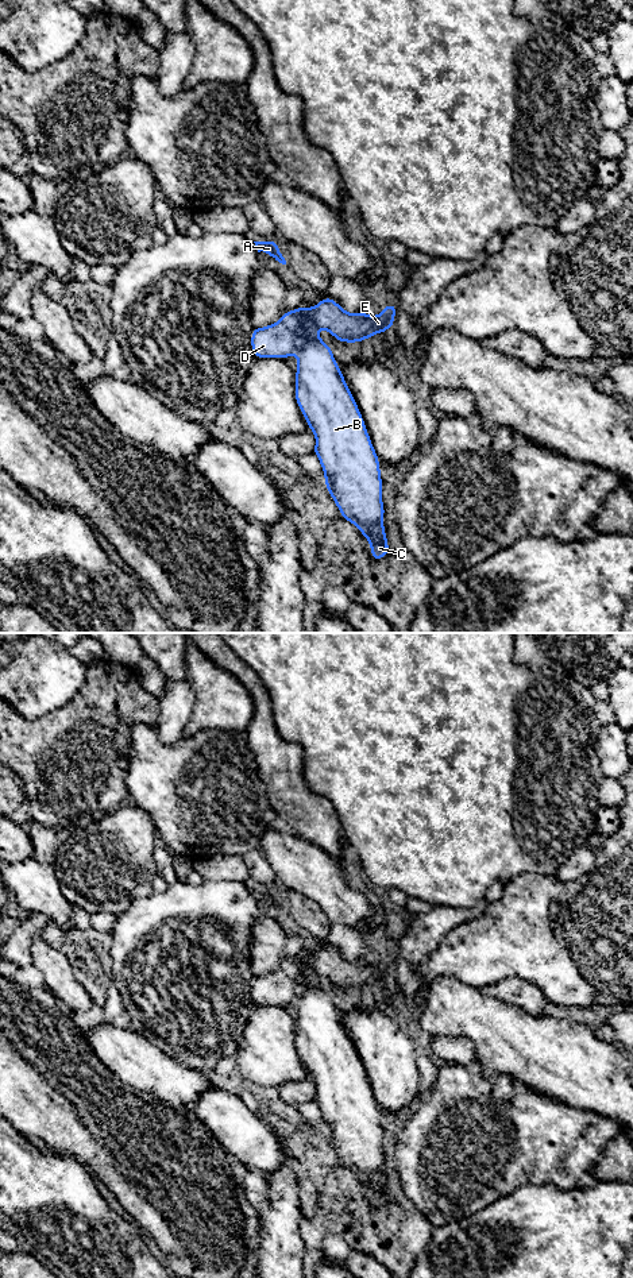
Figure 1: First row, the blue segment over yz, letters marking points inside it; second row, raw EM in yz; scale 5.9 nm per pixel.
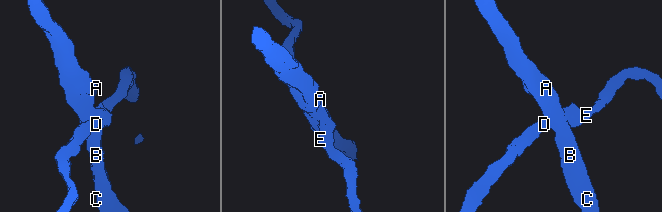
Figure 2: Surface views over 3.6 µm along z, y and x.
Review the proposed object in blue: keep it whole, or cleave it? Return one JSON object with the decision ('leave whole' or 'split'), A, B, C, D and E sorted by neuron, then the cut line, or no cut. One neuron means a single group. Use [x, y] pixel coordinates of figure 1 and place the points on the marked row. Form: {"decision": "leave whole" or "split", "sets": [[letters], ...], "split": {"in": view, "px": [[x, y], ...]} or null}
{"decision": "split", "sets": [["A", "B", "C"], ["D", "E"]], "split": {"in": "yz", "px": [[316, 329], [309, 329], [305, 334], [294, 352]]}}

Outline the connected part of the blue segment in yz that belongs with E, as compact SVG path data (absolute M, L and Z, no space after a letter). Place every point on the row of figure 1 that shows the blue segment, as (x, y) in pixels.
M324 297L314 308L304 305L285 312L279 321L251 332L251 350L255 359L281 358L296 354L309 329L327 329L343 343L360 343L373 335L393 328L397 306L383 306L383 313L368 316L363 310L347 313L335 300Z

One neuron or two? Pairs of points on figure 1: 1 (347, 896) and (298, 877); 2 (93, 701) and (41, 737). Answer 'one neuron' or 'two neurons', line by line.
1: one neuron
2: one neuron

